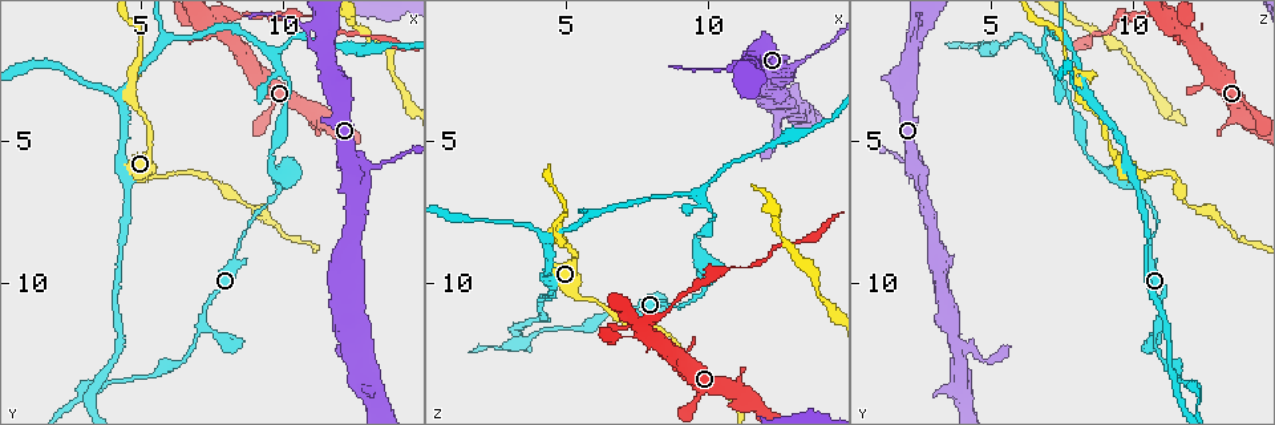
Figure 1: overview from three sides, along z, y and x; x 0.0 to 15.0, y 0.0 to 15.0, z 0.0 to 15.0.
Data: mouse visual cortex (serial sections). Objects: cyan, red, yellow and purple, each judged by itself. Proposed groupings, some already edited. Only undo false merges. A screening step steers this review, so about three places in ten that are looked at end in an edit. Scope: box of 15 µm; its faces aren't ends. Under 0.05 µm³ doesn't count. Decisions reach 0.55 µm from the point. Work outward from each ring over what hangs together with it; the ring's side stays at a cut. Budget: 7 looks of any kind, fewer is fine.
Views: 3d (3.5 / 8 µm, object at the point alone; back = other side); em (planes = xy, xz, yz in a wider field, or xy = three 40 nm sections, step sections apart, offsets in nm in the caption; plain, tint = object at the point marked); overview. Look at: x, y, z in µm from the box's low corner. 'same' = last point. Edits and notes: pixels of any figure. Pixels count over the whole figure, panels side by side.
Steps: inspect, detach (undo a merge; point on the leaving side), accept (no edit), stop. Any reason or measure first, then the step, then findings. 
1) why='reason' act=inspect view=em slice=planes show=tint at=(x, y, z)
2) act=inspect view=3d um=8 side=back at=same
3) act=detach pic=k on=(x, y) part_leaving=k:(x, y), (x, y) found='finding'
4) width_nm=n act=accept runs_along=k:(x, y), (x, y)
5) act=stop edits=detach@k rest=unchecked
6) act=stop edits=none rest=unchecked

why='sudden change in width' act=inspect view=3d um=3.5 at=(4.7, 2.7, 8.0)

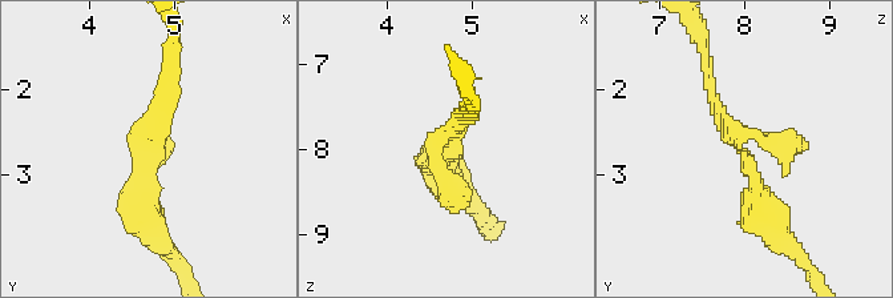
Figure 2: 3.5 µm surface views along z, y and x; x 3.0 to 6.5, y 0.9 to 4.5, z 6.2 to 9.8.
act=inspect view=em slice=xy step=1 show=tint at=(4.60, 2.70, 7.95)

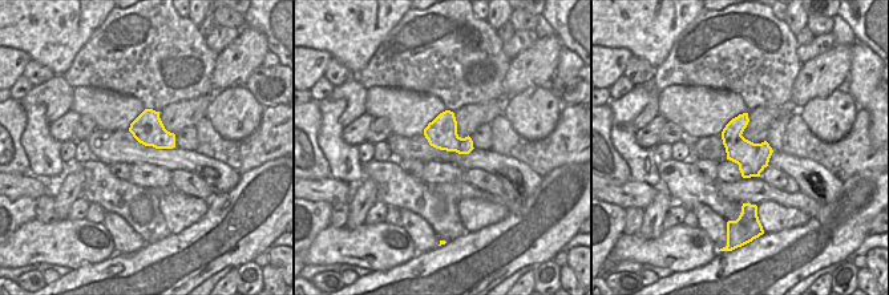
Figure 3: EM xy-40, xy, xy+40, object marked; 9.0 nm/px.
width_nm=280 act=accept runs_along=2:(770, 228), (708, 72) found='all the same cell'

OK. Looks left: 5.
why='thin neck' act=inspect view=3d um=3.5 side=back at=(7.6, 0.9, 11.8)

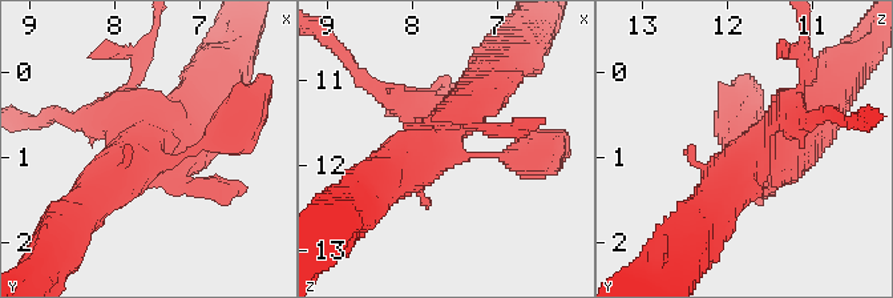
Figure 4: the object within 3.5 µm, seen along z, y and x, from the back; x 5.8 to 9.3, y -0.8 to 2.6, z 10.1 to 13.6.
act=detach pic=4 on=(146, 59) part_leaving=4:(128, 127), (114, 115), (37, 123) found='a second cell is stuck on'

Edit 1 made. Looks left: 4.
why='thick turns thin' act=inspect view=em slice=xy step=3 show=tint at=(8.4, 9.0, 10.7)

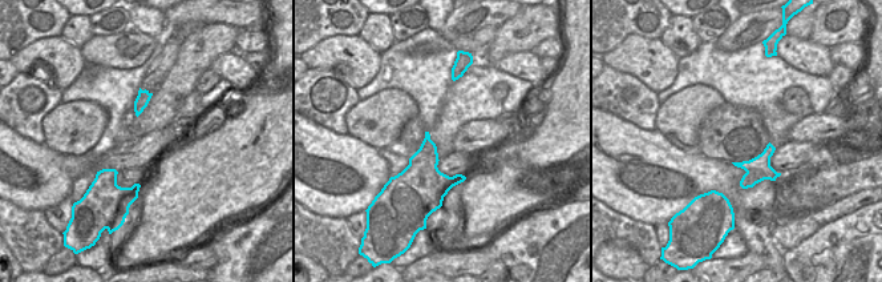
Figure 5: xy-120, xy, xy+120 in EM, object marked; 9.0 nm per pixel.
why='wider look' act=inspect view=3d um=3.5 at=same

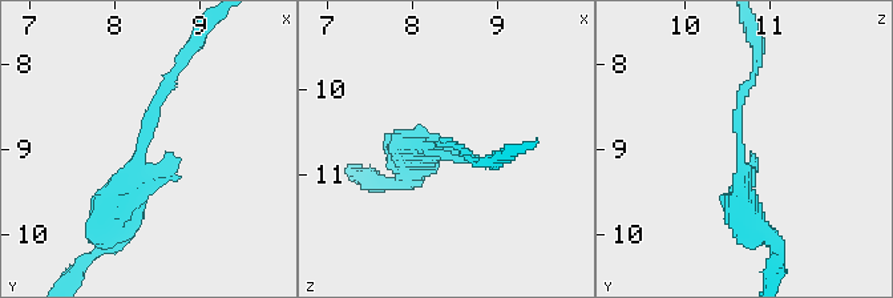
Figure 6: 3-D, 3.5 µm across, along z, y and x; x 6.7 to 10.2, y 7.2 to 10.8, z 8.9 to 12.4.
act=accept runs_along=6:(109, 222), (150, 108), (180, 67) found='continuous, no second cell'

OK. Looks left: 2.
act=stop edits=detach@4 rest=unchecked

